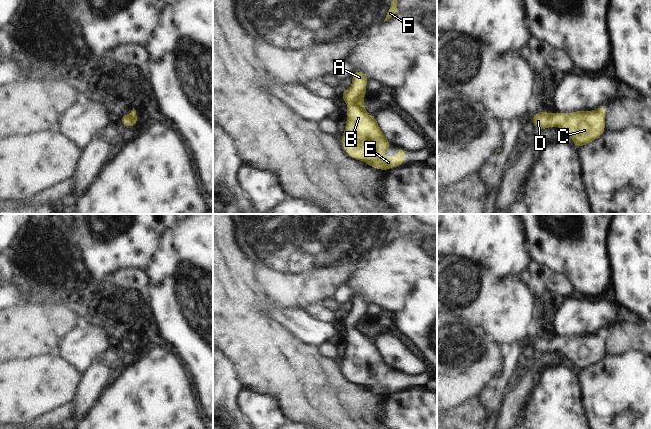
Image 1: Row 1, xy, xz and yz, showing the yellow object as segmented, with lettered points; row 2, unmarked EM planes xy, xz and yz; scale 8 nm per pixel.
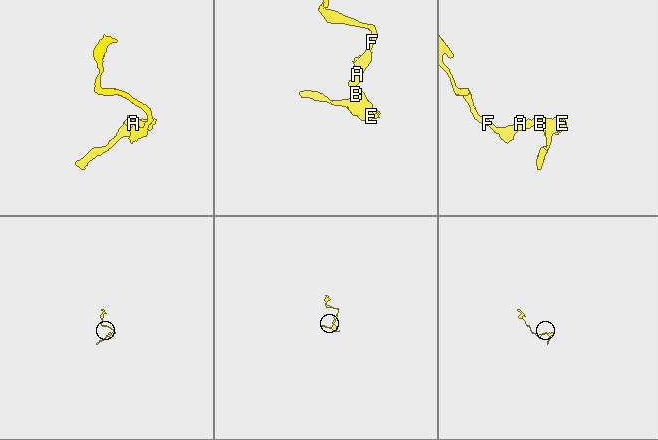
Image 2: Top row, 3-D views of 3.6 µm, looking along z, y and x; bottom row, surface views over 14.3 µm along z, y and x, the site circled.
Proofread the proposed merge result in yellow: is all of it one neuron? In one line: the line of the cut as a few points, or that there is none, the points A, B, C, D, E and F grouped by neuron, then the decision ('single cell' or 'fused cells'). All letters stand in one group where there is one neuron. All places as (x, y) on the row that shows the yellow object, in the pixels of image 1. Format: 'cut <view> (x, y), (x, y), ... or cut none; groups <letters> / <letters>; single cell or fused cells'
cut none; groups A B C D E F; single cell

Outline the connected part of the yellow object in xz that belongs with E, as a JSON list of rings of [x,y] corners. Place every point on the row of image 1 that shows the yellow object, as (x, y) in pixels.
[[[359,70],[352,74],[352,85],[342,92],[347,103],[346,127],[340,137],[349,157],[364,161],[370,167],[387,171],[391,167],[404,165],[405,152],[401,148],[397,157],[381,157],[392,145],[384,136],[376,117],[364,109],[366,85],[369,78]]]

